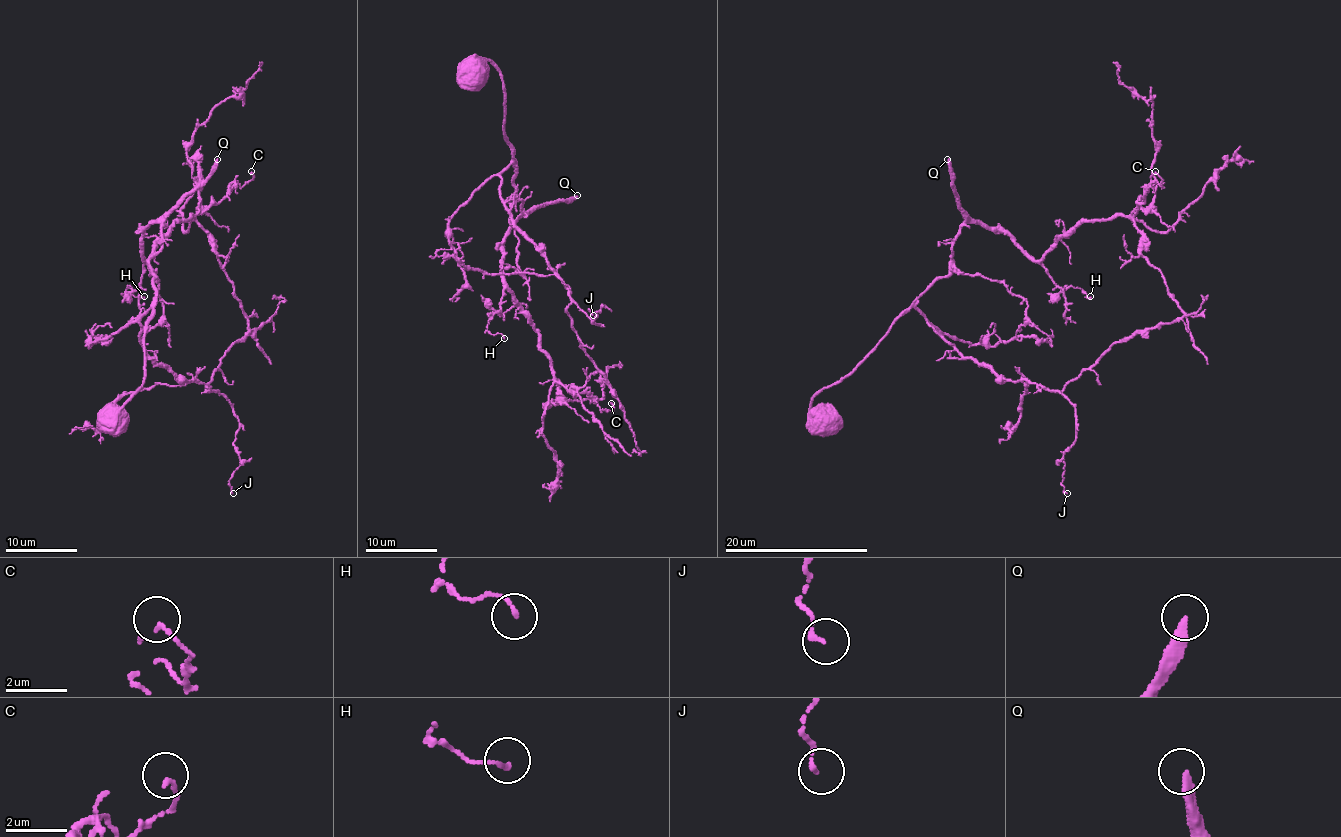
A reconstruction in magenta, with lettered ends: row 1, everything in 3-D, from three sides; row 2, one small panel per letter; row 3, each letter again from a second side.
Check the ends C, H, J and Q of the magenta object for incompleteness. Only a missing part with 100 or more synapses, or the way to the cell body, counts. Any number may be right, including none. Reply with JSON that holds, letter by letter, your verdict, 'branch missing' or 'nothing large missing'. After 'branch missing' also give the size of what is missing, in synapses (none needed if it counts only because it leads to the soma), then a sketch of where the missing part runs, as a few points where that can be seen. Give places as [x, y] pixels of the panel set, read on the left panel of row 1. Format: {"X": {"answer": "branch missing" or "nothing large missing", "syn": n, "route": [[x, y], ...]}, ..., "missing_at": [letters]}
{"C": {"answer": "nothing large missing"}, "H": {"answer": "nothing large missing"}, "J": {"answer": "nothing large missing"}, "Q": {"answer": "branch missing", "syn": 350}, "missing_at": ["Q"]}

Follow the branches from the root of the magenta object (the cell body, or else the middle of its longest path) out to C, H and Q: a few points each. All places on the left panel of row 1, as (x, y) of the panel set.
C: (113, 421), (144, 380), (161, 225), (144, 228), (145, 261), (251, 171)
H: (113, 421), (144, 380), (160, 223), (144, 228), (142, 282), (127, 287), (144, 296)
Q: (113, 421), (144, 380), (144, 327), (154, 296), (149, 261), (161, 246), (161, 223), (217, 159)

